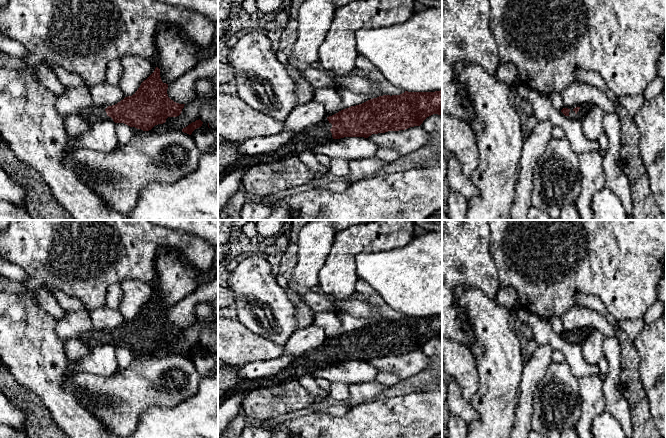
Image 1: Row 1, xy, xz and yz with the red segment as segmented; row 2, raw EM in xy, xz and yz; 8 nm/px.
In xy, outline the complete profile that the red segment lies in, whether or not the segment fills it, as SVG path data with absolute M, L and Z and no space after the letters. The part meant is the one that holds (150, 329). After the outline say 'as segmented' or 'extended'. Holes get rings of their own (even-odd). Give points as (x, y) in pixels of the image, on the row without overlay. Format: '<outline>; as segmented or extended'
M156 291L132 320L106 333L94 329L82 334L79 340L91 349L109 340L115 347L149 355L155 349L165 347L168 341L179 340L184 332L185 328L176 327L168 321L167 313L168 308L162 306L160 293Z; extended

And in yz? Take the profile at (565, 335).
M582 328L580 331L576 331L573 334L570 334L568 332L563 332L561 336L565 340L576 341L577 343L581 345L586 340L586 338L589 336L590 330L591 329L589 328Z; extended

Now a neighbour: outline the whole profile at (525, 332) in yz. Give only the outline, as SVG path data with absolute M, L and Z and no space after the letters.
M525 323L520 324L518 333L519 333L519 336L520 336L521 339L533 340L532 329Z

